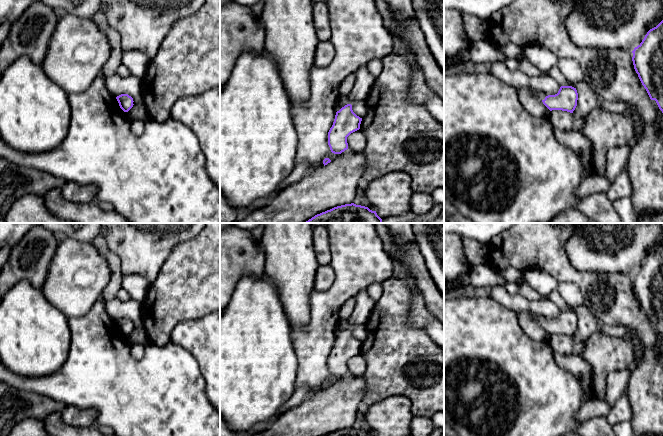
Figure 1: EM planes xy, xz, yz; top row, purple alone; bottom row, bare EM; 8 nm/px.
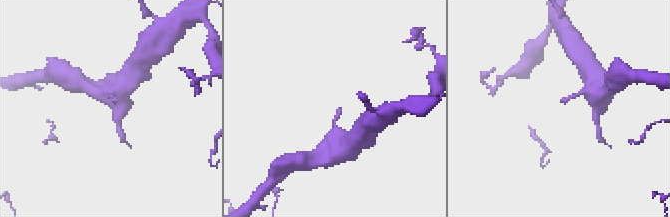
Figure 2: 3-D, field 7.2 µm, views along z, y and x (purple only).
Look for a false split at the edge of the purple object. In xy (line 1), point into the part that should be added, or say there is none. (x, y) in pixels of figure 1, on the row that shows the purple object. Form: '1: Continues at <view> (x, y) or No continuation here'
1: No continuation here

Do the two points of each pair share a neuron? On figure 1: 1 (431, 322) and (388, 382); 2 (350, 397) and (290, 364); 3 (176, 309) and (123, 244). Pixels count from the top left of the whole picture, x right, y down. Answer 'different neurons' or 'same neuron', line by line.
1: different neurons
2: different neurons
3: different neurons

